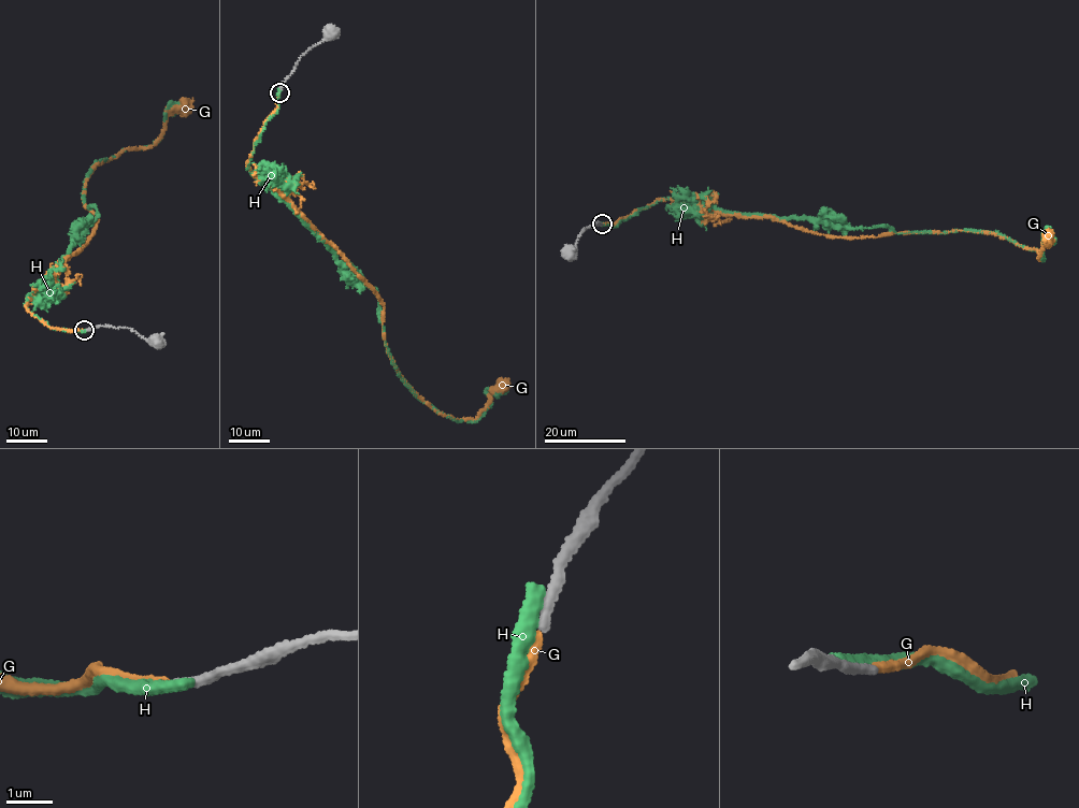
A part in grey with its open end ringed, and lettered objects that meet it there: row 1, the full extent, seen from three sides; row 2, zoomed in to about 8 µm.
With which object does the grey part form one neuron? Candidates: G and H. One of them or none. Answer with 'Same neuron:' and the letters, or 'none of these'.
Same neuron: G

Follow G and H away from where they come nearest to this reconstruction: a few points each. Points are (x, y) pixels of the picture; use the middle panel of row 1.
G: (278, 94), (247, 166), (373, 290), (404, 381), (458, 419), (477, 418), (507, 380)
H: (279, 90), (247, 169), (376, 291), (404, 384), (458, 420), (478, 420), (490, 403), (485, 391), (506, 389)

